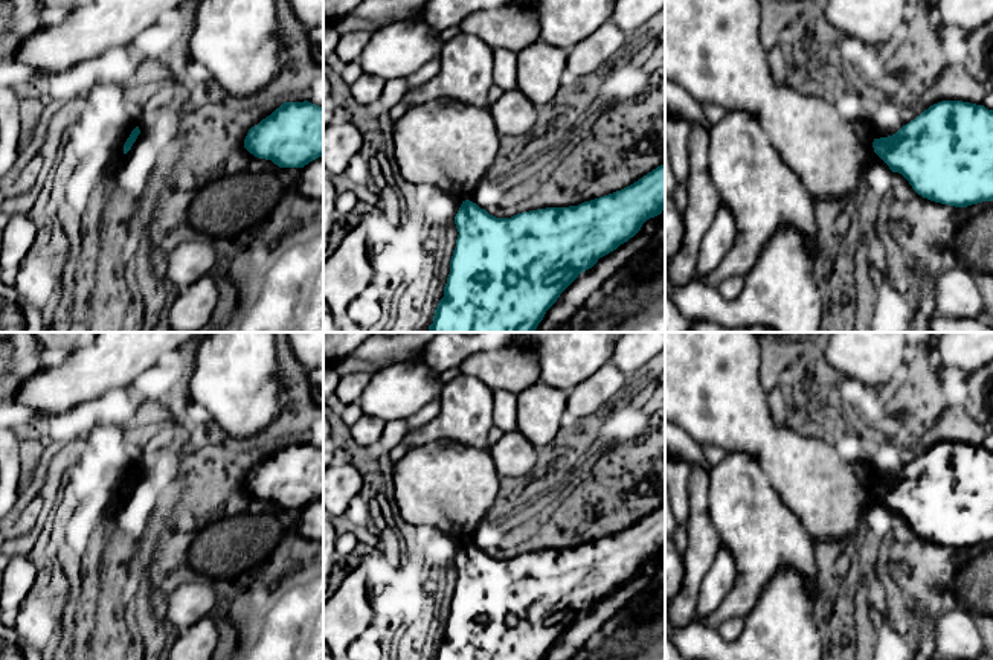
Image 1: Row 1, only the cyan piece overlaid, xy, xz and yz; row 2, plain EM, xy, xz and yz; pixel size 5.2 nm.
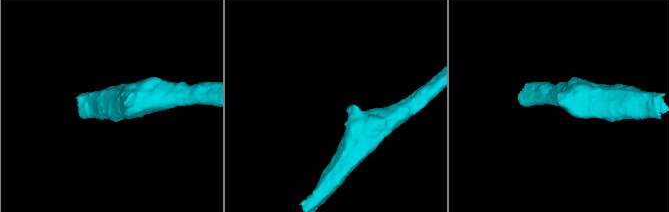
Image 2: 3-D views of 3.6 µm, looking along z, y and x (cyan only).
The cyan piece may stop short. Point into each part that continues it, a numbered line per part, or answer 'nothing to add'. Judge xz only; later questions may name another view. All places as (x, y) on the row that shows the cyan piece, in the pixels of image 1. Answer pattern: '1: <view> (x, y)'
1: xz (452, 144)

